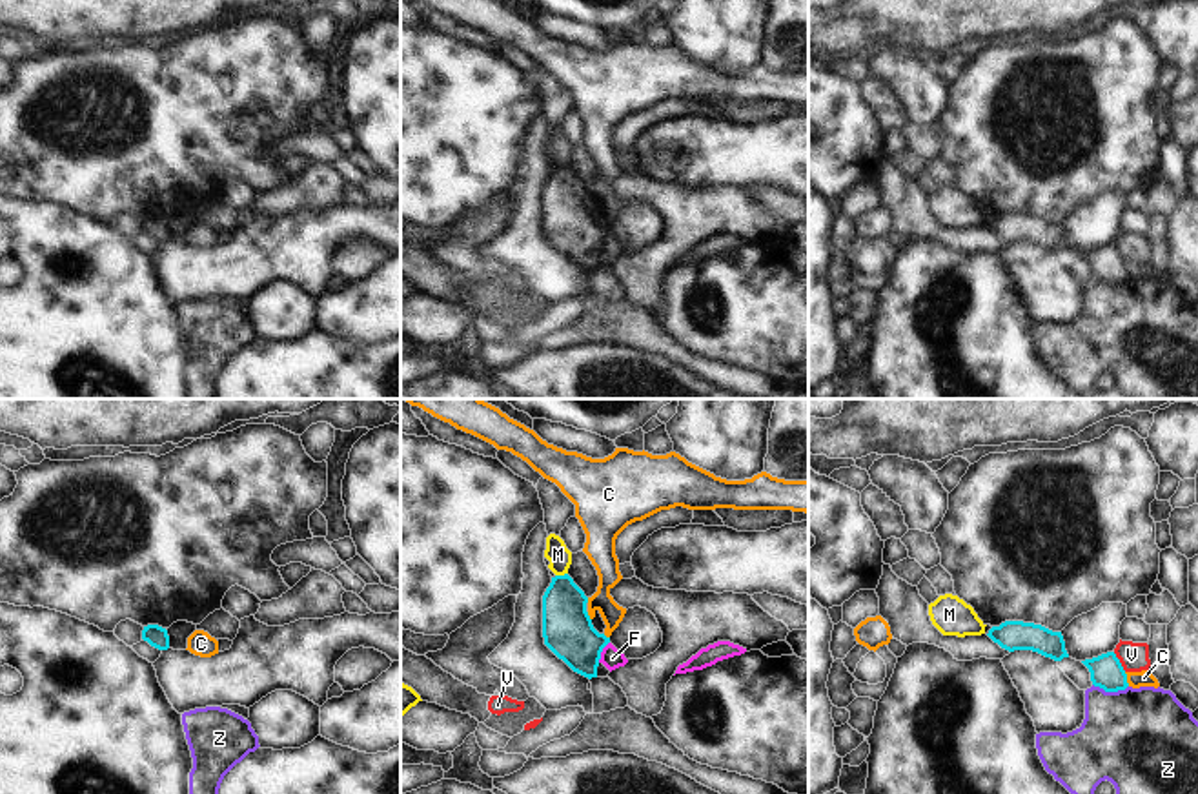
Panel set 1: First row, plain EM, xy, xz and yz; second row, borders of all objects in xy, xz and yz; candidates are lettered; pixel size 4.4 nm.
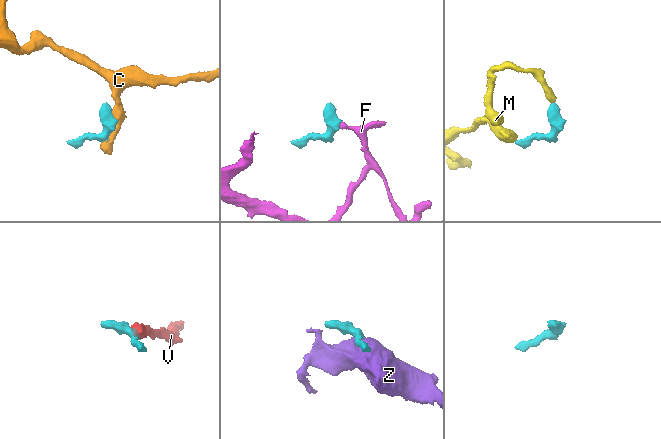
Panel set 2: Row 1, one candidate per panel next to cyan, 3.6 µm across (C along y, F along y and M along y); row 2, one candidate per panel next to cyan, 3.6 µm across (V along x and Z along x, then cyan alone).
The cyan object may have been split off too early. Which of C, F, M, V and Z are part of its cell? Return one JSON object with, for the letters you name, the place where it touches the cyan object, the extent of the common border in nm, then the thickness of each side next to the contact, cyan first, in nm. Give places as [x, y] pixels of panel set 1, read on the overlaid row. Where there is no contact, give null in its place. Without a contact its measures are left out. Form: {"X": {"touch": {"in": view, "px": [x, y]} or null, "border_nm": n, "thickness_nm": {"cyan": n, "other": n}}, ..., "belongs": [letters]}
{"F": {"touch": {"in": "xz", "px": [601, 651]}, "border_nm": 110, "thickness_nm": {"cyan": 220, "other": 90}}, "belongs": ["F"]}

